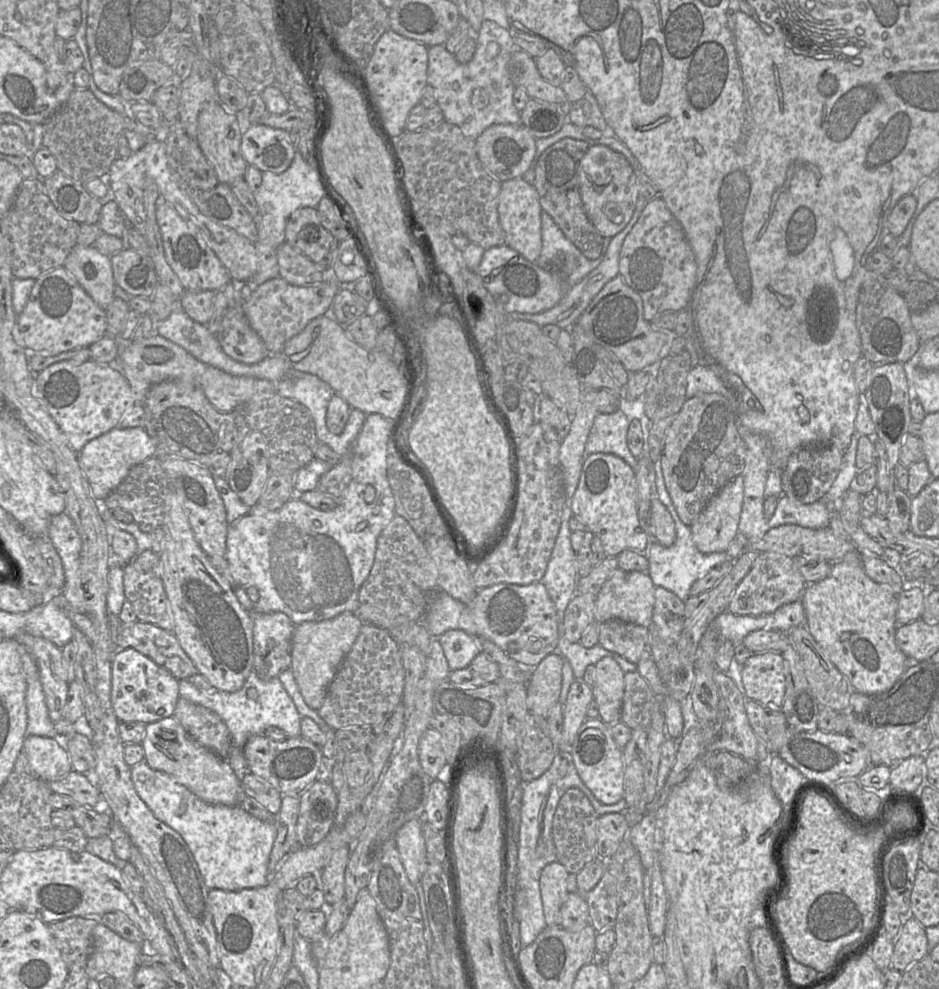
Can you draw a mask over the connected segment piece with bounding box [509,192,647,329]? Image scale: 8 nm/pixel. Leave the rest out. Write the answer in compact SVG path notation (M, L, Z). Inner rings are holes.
M639 192L635 205L635 210L631 220L623 230L621 230L619 233L617 233L615 236L613 236L610 239L609 244L603 256L600 258L599 265L595 269L593 269L589 274L587 274L581 281L570 287L557 305L555 305L553 308L549 310L536 314L509 313L512 319L530 321L539 325L540 327L548 324L556 325L561 329L570 328L571 325L575 324L578 318L588 307L590 302L601 291L601 289L605 286L605 284L609 282L611 279L613 279L614 277L616 277L617 275L619 275L619 253L621 246L623 244L625 237L631 231L633 226L639 219L646 203L647 202L644 199L643 193L641 194L641 192Z

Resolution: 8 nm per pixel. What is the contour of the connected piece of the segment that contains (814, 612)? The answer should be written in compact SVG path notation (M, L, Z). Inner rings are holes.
M850 551L840 562L833 563L831 572L825 579L815 583L808 583L808 586L804 590L800 601L803 605L806 615L805 627L820 645L820 647L824 651L824 654L830 659L830 661L840 671L840 673L847 679L851 687L853 687L853 691L869 695L886 692L893 687L893 685L907 670L907 668L915 666L919 662L917 660L909 659L896 644L896 629L899 625L902 625L898 624L896 621L896 611L898 607L897 594L890 588L890 586L886 584L876 583L865 574L860 560L860 554L857 551Z

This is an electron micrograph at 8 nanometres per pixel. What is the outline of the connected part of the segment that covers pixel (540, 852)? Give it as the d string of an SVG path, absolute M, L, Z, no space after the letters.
M565 751L557 752L550 768L543 775L524 784L517 858L518 890L522 891L525 897L525 913L519 922L520 942L523 947L532 944L547 927L539 880L544 867L558 861L553 841L552 822L561 797L571 788L579 789L588 798L599 816L608 813L624 813L627 809L624 799L613 805L604 805L598 801L578 775L571 753Z

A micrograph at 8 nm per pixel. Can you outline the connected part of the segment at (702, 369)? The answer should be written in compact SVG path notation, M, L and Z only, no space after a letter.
M703 365L693 366L687 375L686 396L692 398L697 394L717 393L723 396L736 411L736 399L719 381L718 377Z

